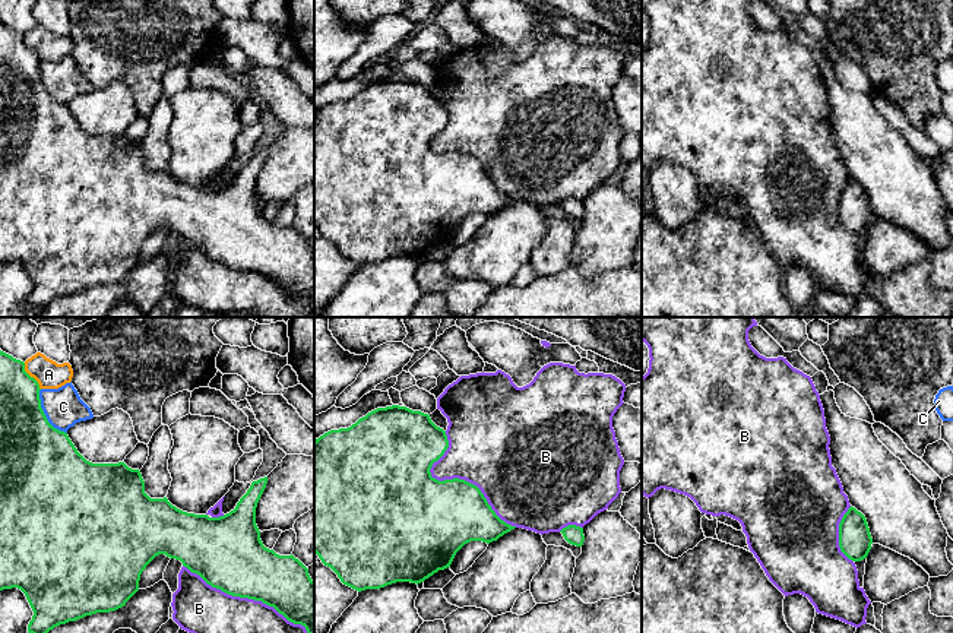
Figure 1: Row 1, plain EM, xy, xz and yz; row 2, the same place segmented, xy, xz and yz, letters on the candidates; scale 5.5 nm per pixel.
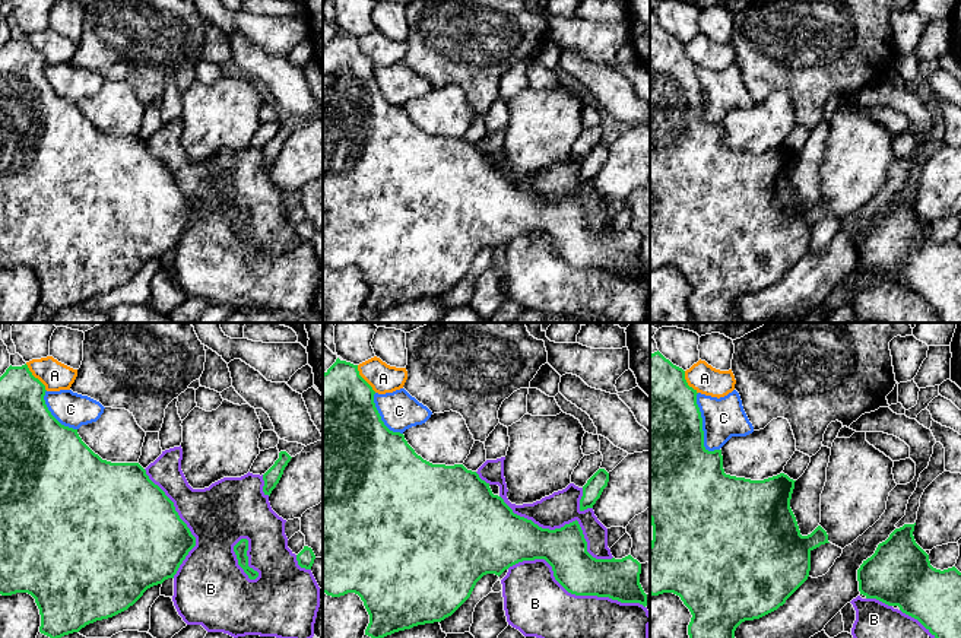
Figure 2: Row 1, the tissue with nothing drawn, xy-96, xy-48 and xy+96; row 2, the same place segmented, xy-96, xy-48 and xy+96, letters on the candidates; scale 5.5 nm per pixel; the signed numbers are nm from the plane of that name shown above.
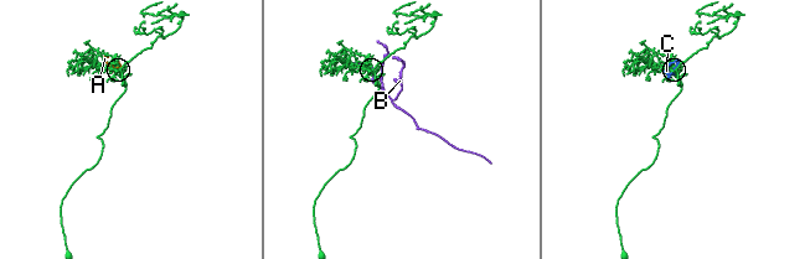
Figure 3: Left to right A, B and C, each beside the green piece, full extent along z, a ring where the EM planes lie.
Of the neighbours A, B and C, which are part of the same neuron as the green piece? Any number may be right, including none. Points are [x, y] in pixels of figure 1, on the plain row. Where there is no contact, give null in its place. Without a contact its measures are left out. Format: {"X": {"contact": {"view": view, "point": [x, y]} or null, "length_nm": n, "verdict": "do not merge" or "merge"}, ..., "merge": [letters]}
{"A": {"contact": {"view": "xy", "point": [29, 48]}, "length_nm": 180, "verdict": "do not merge"}, "B": {"contact": {"view": "xz", "point": [456, 151]}, "length_nm": 650, "verdict": "do not merge"}, "C": {"contact": {"view": "xy", "point": [44, 86]}, "length_nm": 280, "verdict": "do not merge"}, "merge": []}

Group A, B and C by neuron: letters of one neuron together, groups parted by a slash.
A / B / C

